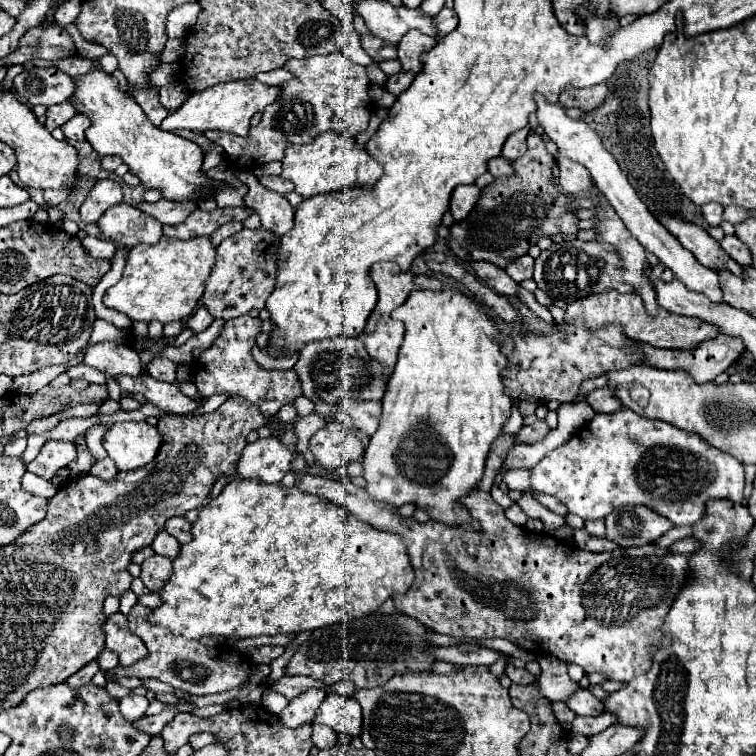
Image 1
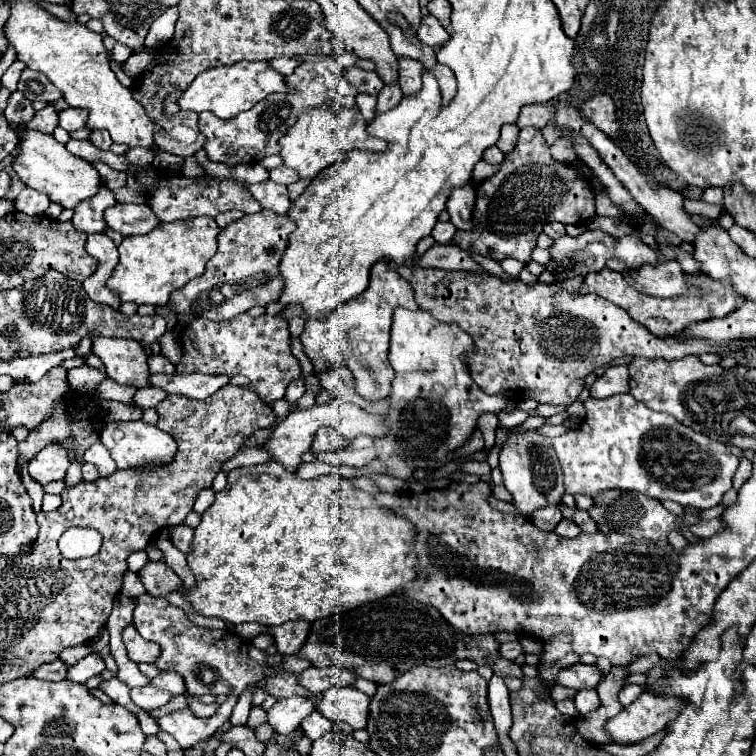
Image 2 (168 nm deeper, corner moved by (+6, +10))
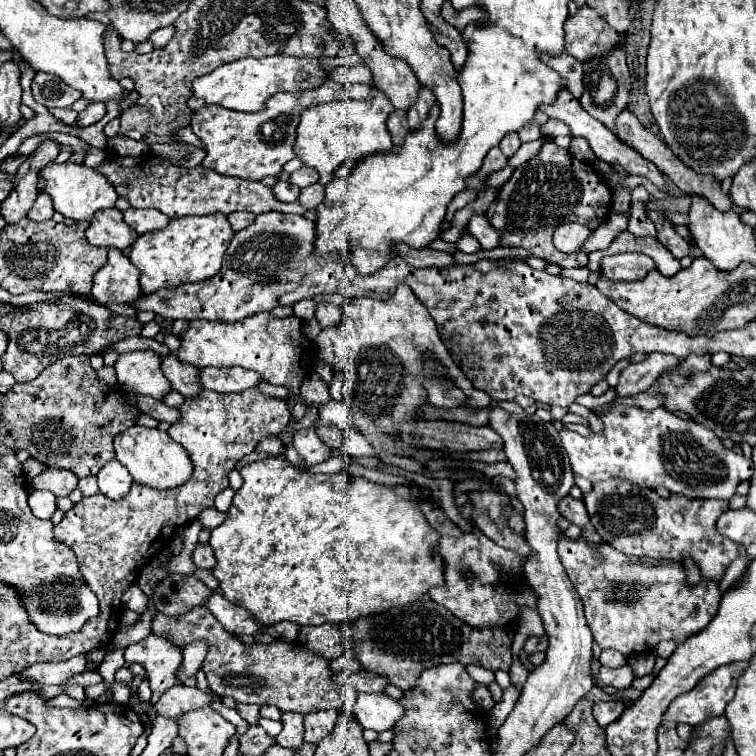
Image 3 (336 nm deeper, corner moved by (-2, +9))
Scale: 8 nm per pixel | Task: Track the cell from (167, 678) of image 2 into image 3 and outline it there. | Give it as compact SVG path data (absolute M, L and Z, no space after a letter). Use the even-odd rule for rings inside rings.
M196 640L196 642L190 642L188 646L182 648L182 654L184 654L184 662L178 670L178 680L184 684L188 676L194 676L200 668L202 668L202 662L206 658L206 642L204 640Z

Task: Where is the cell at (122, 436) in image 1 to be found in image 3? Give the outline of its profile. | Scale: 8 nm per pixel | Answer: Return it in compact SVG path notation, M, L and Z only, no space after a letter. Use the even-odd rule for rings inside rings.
M132 426L114 438L114 448L116 448L116 460L128 468L134 482L150 488L168 490L182 486L184 482L190 480L194 470L188 452L180 444L176 444L168 436L168 432L162 432L158 428L152 430L144 426Z

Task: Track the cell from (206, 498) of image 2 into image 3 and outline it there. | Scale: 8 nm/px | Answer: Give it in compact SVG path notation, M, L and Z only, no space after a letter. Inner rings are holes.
M206 508L206 510L202 510L202 512L200 512L198 520L202 522L202 526L204 526L204 528L214 530L216 526L220 526L220 524L226 520L226 514L218 512L216 508Z

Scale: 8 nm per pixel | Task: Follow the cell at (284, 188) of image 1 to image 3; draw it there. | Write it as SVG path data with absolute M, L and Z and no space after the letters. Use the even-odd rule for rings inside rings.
M302 166L300 170L296 170L296 172L290 176L290 182L296 184L296 186L300 186L300 188L306 188L306 186L316 184L318 178L320 178L320 176L316 174L316 170L312 170L312 168L308 168L308 166Z

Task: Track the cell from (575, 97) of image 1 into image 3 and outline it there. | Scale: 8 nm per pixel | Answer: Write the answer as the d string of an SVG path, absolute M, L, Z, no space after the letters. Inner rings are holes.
M624 110L622 114L618 114L618 118L616 118L616 130L618 130L618 138L620 138L624 144L628 144L628 146L634 148L636 152L640 152L646 160L654 162L654 164L658 166L658 170L660 170L662 174L666 174L684 194L688 194L688 196L692 196L692 194L704 196L704 198L706 198L712 206L716 206L716 210L720 210L720 212L726 212L726 210L734 210L734 212L738 212L738 214L744 212L744 210L740 210L740 206L736 206L736 204L730 200L728 194L722 192L720 182L716 182L716 178L700 178L700 174L694 174L694 170L688 170L688 166L684 166L684 162L680 162L680 158L676 158L676 156L672 154L672 150L670 150L660 138L656 138L650 130L646 130L646 128L642 126L642 122L640 122L632 112Z

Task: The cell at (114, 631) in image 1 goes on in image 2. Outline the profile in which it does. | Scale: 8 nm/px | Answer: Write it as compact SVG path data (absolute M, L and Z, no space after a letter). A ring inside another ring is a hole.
M128 625L122 631L122 641L124 641L124 647L128 651L128 657L134 663L154 663L156 657L160 655L160 647L156 643L144 641L140 637L140 633L136 633L136 629L132 625Z

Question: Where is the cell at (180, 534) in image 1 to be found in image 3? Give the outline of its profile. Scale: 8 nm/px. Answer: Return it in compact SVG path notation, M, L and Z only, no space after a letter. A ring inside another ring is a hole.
M198 544L192 558L194 558L194 564L202 570L212 570L216 566L216 556L214 556L210 544Z

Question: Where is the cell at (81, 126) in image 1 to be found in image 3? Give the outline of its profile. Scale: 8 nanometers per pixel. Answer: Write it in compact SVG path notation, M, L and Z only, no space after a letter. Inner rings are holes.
M92 102L92 104L88 104L86 110L82 110L78 114L78 126L82 126L82 128L90 126L90 124L102 120L104 114L106 114L106 106L102 102Z

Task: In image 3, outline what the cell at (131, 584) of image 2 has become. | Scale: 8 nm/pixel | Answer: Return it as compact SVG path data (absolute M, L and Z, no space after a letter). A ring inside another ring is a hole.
M132 584L126 592L124 592L124 606L128 608L128 610L134 610L134 612L138 612L138 614L142 614L144 610L146 610L146 594L138 588L138 584Z

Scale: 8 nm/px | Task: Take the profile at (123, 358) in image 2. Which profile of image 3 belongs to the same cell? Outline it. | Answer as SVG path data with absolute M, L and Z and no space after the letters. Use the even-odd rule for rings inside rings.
M152 350L120 354L114 366L118 372L120 388L124 392L144 394L162 400L168 392L172 392L172 386L160 368L160 362L162 358Z

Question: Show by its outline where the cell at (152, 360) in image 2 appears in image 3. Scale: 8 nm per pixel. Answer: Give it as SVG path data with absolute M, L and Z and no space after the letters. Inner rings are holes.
M170 354L162 360L162 370L172 388L184 398L196 398L196 394L200 394L200 370L196 370L196 366L188 366L186 362L180 362L174 354Z

